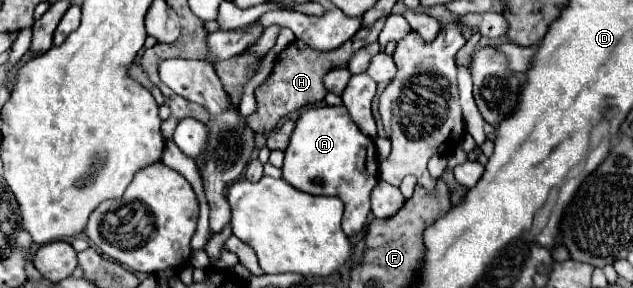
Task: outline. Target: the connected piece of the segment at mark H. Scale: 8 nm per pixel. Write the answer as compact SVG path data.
M381 18L368 26L368 28L360 28L356 32L356 36L352 36L352 40L344 42L340 48L332 50L332 52L320 52L320 50L314 50L314 48L308 48L302 40L294 40L292 44L288 44L286 50L282 50L276 58L276 66L272 70L272 74L268 76L268 80L256 88L256 104L258 104L258 110L250 116L246 116L246 124L248 128L252 128L254 132L270 132L276 128L278 120L284 118L286 114L302 108L302 106L310 106L310 104L316 104L316 102L322 102L324 96L326 96L326 88L322 86L322 78L328 70L332 68L338 68L338 66L346 66L350 56L354 52L358 52L362 46L370 44L370 42L378 42L378 34L384 27L386 18Z

